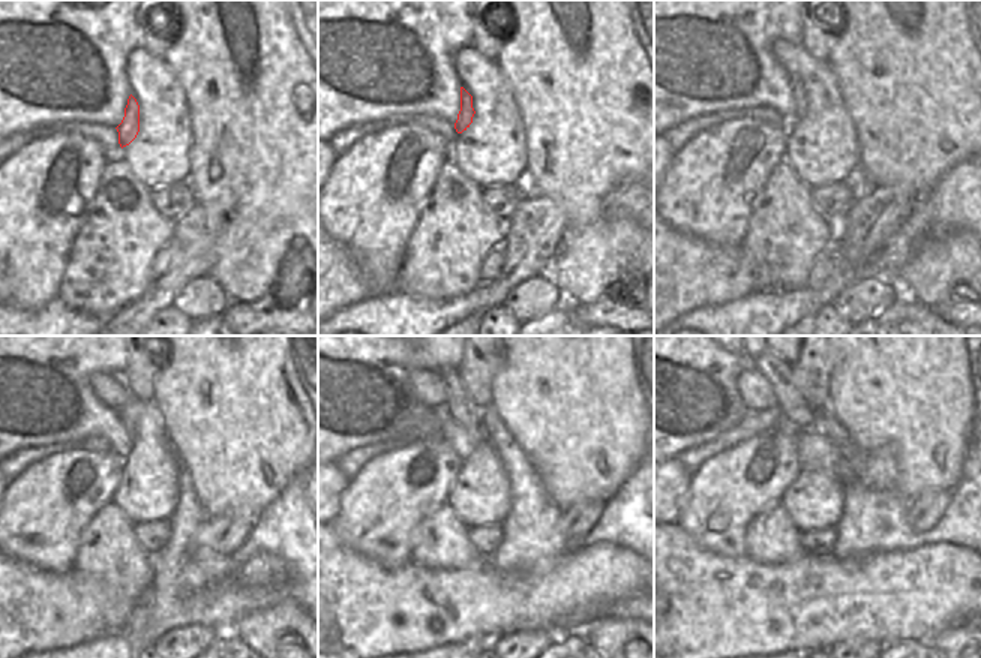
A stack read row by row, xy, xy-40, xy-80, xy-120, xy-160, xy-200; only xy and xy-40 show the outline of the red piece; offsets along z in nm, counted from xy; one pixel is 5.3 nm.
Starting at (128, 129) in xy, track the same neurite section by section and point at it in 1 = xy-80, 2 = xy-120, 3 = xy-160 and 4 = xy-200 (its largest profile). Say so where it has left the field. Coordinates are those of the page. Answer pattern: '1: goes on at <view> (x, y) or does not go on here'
1: goes on at xy-80 (797, 89)
2: goes on at xy-120 (126, 412)
3: goes on at xy-160 (461, 408)
4: goes on at xy-200 (788, 399)

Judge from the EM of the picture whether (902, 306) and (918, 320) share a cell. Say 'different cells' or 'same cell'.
same cell

